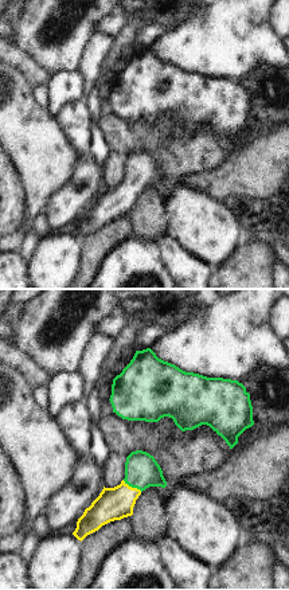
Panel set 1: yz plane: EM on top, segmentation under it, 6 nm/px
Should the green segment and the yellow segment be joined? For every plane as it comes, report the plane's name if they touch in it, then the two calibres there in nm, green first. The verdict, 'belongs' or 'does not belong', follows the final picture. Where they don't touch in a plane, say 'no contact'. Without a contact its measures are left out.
meets green in yz; 200 nm thick on the green side, 190 nm on the other

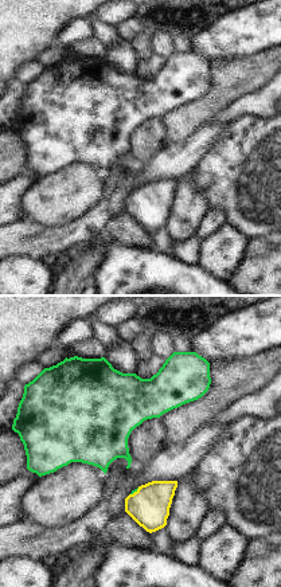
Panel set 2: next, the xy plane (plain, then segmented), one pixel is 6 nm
meets green in xy; 20 nm thick on the green side, 240 nm on the other

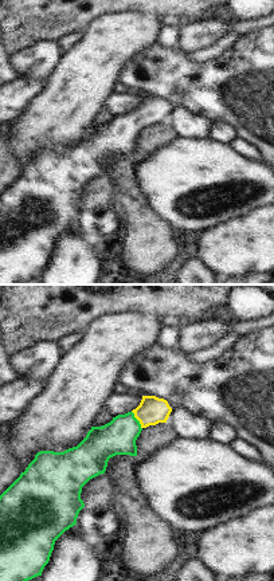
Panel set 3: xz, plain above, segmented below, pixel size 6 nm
meets green in xz; 200 nm thick on the green side, 160 nm on the other

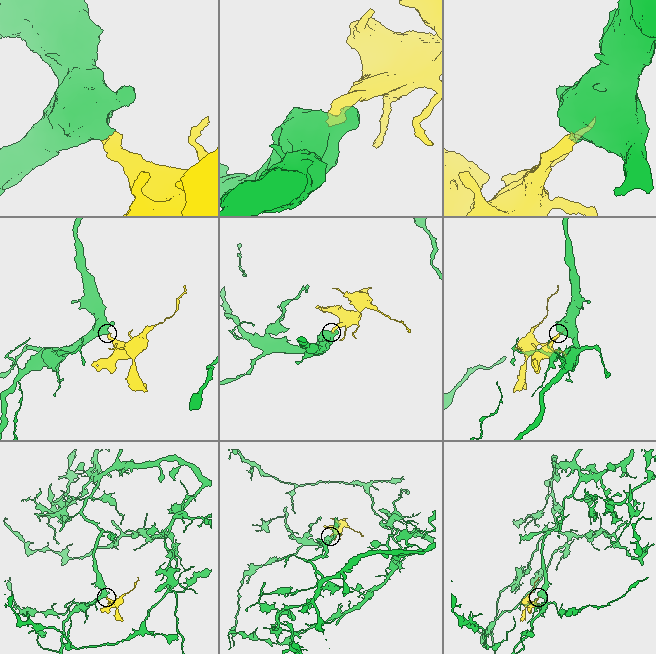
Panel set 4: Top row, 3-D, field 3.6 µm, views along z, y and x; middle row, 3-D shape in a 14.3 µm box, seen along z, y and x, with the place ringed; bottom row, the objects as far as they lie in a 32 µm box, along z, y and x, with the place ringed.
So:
belongs

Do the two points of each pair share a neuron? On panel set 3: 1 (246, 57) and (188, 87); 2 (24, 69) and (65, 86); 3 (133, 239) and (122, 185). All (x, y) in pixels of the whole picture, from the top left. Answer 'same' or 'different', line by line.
1: same
2: different
3: same

